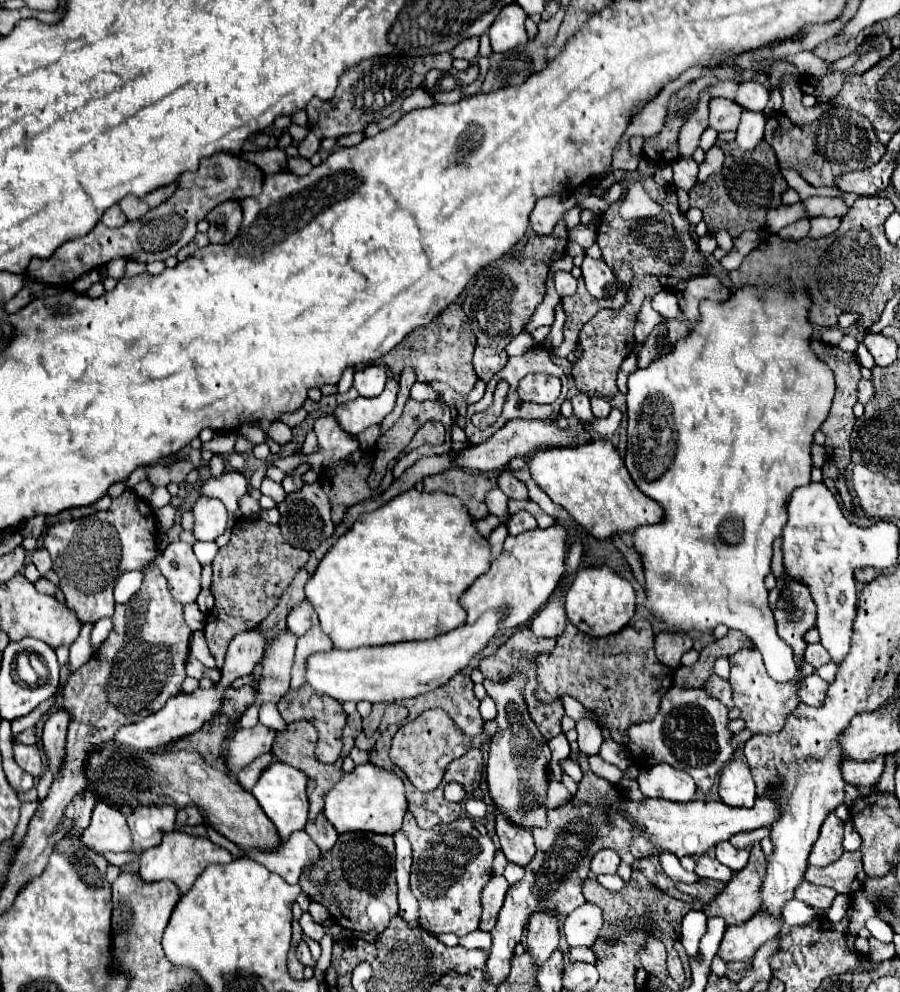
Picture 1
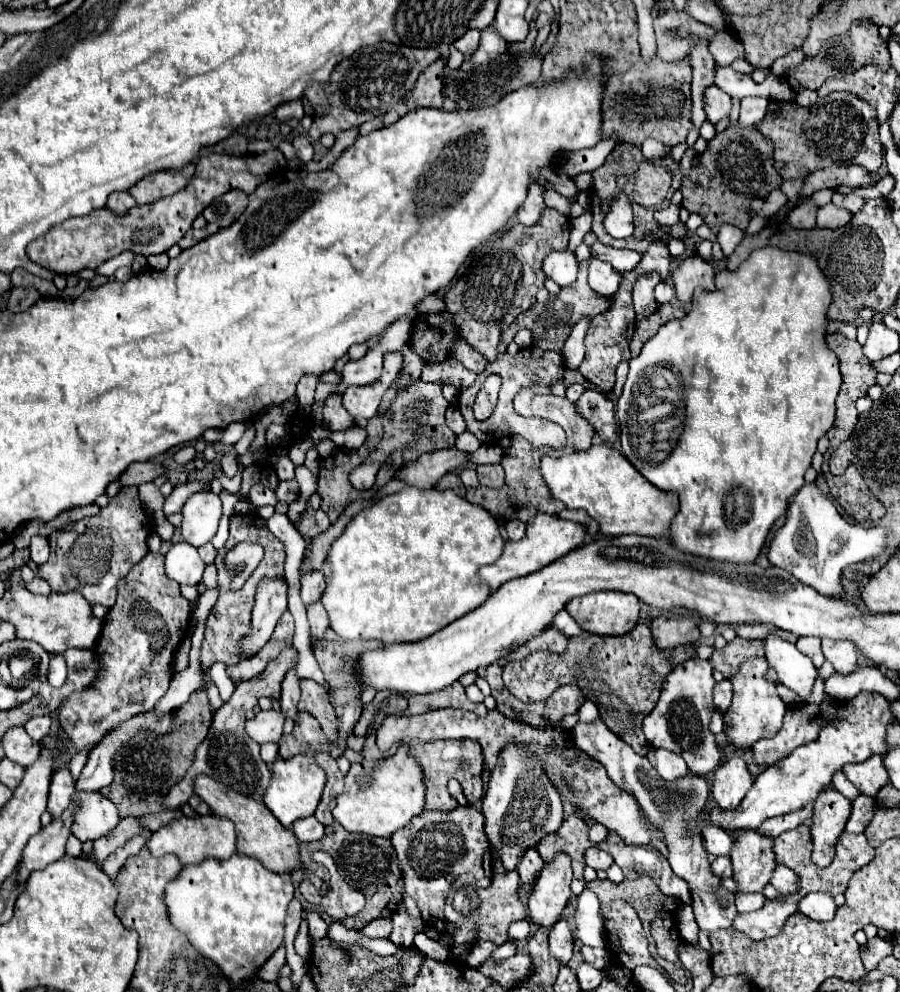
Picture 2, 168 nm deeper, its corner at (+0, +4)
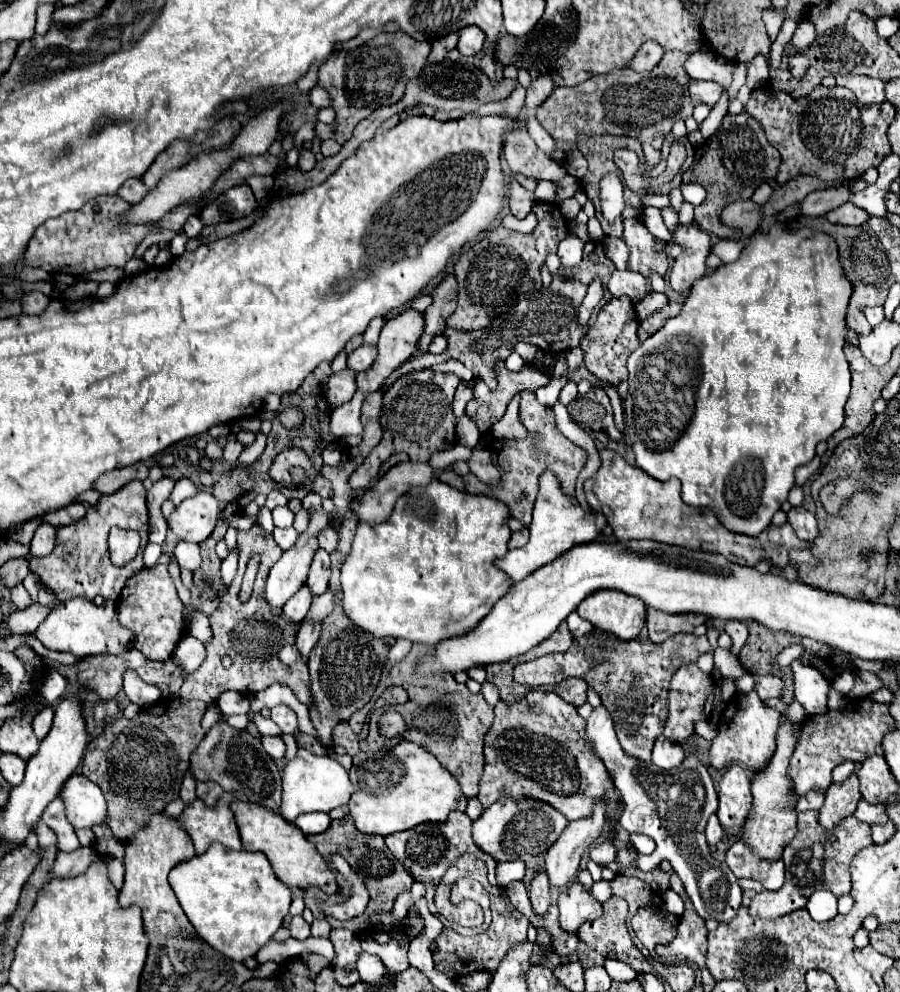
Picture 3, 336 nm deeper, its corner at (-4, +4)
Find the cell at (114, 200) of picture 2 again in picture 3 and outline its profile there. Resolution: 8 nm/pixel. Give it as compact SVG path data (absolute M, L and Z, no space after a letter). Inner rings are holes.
M134 179L134 181L126 181L126 185L122 185L122 189L118 189L118 195L128 201L130 205L138 205L144 197L146 197L148 189L142 185L140 179Z

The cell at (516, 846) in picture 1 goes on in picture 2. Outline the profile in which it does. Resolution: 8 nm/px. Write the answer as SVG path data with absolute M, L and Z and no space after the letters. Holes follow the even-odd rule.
M526 849L526 853L522 855L522 859L520 859L520 863L518 863L516 869L520 873L520 881L522 883L534 885L534 881L538 879L542 867L544 867L544 861L538 855L538 851L536 849Z

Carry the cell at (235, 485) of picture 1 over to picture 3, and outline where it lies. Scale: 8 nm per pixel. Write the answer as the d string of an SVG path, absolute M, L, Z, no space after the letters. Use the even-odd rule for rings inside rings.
M234 439L228 441L228 445L224 447L224 459L226 459L226 461L238 461L238 455L242 453L242 449L244 449L244 447L242 447L238 441L234 441Z

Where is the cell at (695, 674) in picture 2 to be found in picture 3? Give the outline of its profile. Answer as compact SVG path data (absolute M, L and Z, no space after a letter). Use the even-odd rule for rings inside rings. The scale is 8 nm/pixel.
M684 663L680 665L680 669L674 673L672 681L670 681L670 691L668 691L668 719L664 723L664 731L662 735L668 737L670 741L678 741L684 743L692 733L694 733L694 725L698 721L706 721L712 713L712 705L714 705L714 679L700 671L696 663Z

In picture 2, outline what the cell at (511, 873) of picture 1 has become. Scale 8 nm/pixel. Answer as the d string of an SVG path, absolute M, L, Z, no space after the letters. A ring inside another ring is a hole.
M465 873L464 876L460 876L455 879L454 889L450 891L446 899L446 905L444 908L444 914L446 919L452 923L452 925L458 925L458 933L452 933L452 943L458 947L458 945L464 945L464 943L470 943L470 945L476 945L478 941L492 941L494 945L504 945L508 941L514 941L508 937L508 927L512 921L518 921L518 919L526 919L526 907L520 903L518 899L518 873L508 873L506 877L496 877L492 879L490 887L486 889L478 889L478 897L480 897L480 909L476 913L472 913L470 917L464 917L460 915L456 909L454 909L453 898L456 888L465 887L467 881L465 880L469 876L469 873Z

